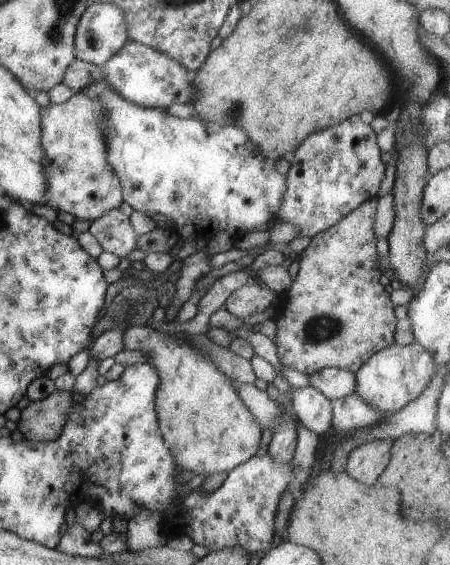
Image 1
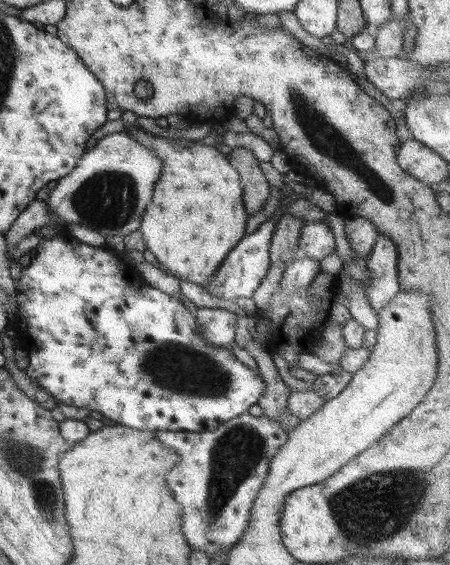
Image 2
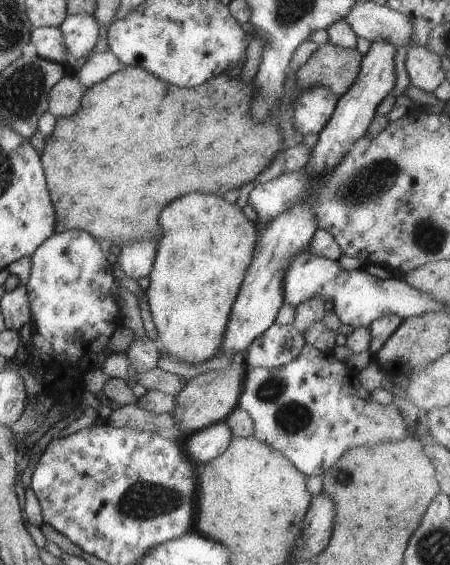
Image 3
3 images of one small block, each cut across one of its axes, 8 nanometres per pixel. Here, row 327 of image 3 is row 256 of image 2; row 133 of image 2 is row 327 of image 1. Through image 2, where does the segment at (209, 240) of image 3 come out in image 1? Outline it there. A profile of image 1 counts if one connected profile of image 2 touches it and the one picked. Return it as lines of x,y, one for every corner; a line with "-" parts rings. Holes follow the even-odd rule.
148,323
131,325
124,330
124,349
136,350
148,355
148,364
157,369
160,385
156,390
155,408
160,432
168,450
176,458
176,466
196,476
204,474
208,477
220,472
230,473
256,455
260,449
263,430
258,426
244,402
240,400
233,386
234,382
230,381
204,352
184,342
184,336
186,333
165,334
153,329

